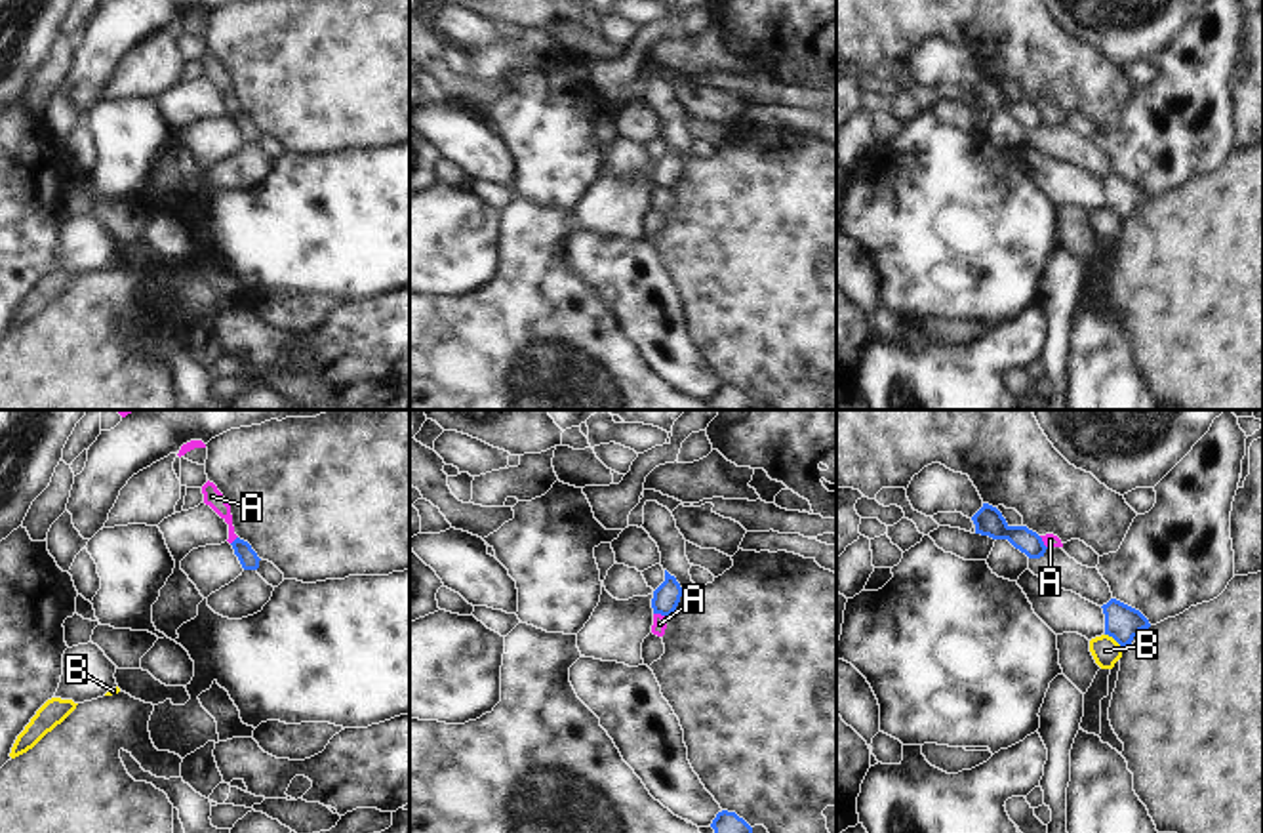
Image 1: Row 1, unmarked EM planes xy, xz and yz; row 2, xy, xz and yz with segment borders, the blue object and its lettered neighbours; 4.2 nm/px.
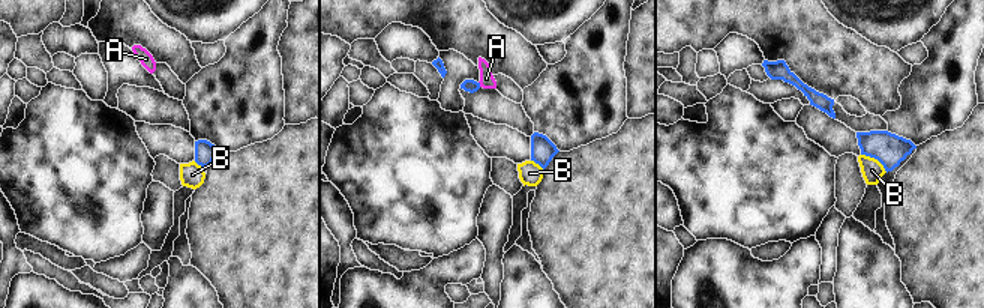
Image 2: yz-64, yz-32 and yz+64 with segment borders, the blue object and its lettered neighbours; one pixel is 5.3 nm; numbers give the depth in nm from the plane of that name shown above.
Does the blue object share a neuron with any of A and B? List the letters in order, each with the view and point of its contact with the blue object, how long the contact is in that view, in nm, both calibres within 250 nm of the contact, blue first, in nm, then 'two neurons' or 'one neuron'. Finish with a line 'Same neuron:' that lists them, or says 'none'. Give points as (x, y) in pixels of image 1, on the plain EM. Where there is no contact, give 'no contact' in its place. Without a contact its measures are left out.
A: meets blue in yz at (1042, 115); contact 70 nm long; 120 nm thick on the blue side, 60 nm on the other; two neurons
B: meets blue in yz at (1115, 212); contact 100 nm long; 150 nm thick on the blue side, 120 nm on the other; two neurons
Same neuron: none

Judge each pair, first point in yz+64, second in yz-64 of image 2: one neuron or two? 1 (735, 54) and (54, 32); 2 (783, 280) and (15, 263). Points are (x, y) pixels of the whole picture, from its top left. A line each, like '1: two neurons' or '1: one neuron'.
1: one neuron
2: two neurons

